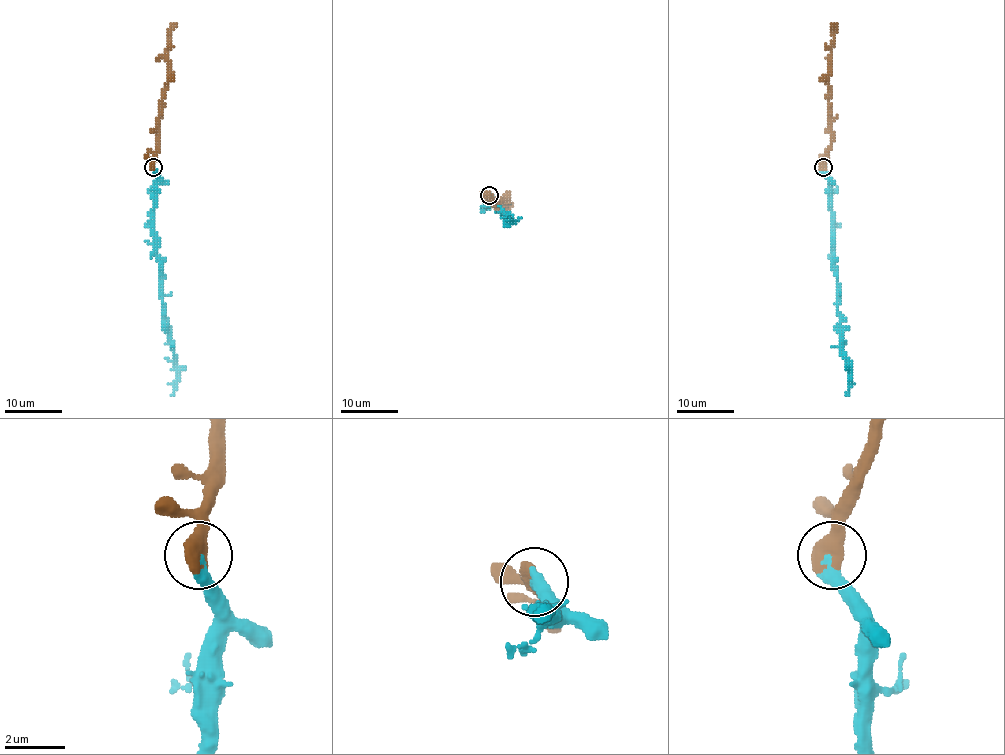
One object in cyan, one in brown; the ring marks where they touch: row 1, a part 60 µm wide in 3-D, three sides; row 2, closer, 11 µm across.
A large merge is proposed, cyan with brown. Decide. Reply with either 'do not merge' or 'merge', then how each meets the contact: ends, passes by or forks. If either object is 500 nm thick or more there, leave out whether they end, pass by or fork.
merge

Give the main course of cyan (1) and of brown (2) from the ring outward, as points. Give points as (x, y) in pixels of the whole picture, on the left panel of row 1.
1: (153, 167), (156, 179), (153, 237), (160, 266), (161, 311), (176, 364), (176, 388), (171, 394)
2: (153, 167), (158, 104), (168, 79), (170, 29), (176, 23)

